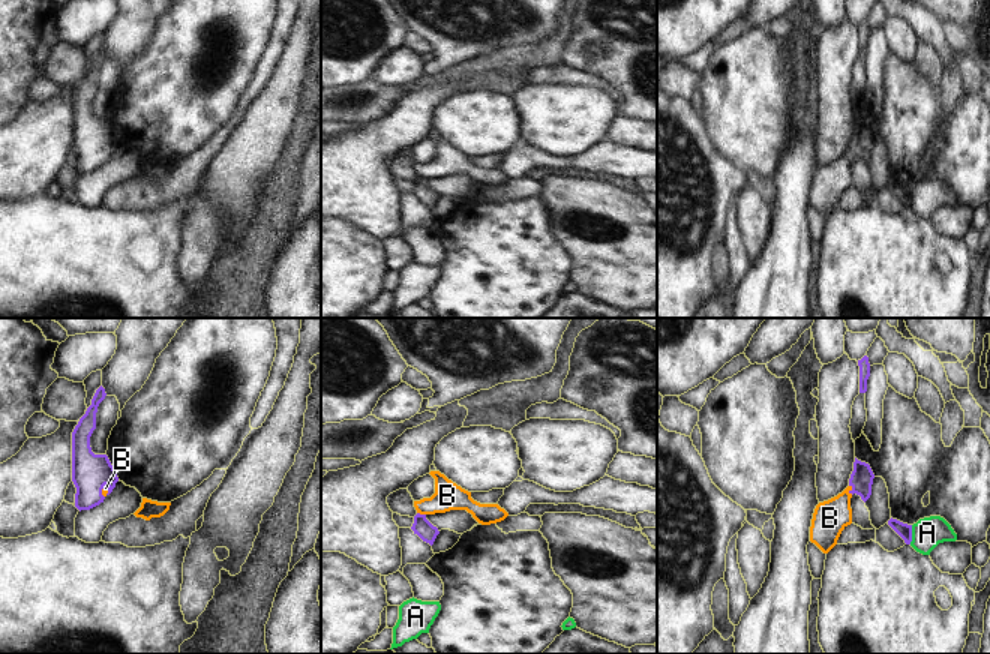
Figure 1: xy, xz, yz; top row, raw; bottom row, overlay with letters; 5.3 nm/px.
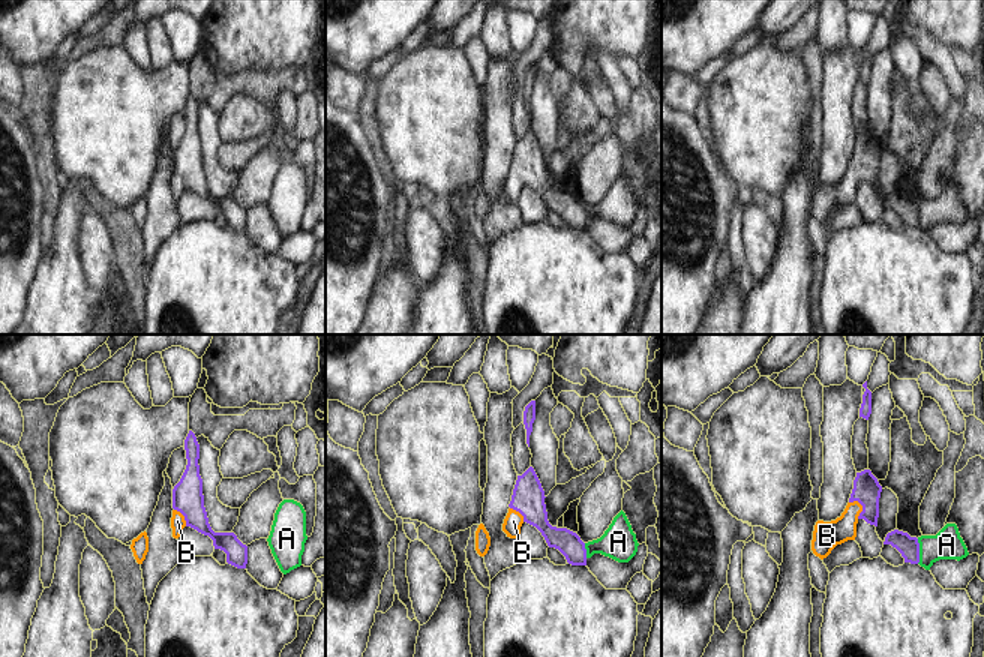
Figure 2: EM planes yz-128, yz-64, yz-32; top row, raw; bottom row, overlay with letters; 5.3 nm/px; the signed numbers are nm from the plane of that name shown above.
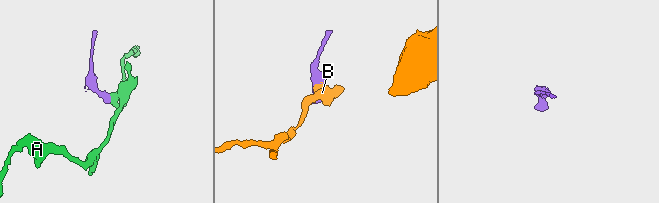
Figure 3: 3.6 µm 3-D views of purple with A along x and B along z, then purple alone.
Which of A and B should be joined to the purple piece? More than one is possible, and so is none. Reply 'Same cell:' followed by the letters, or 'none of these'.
Same cell: B

